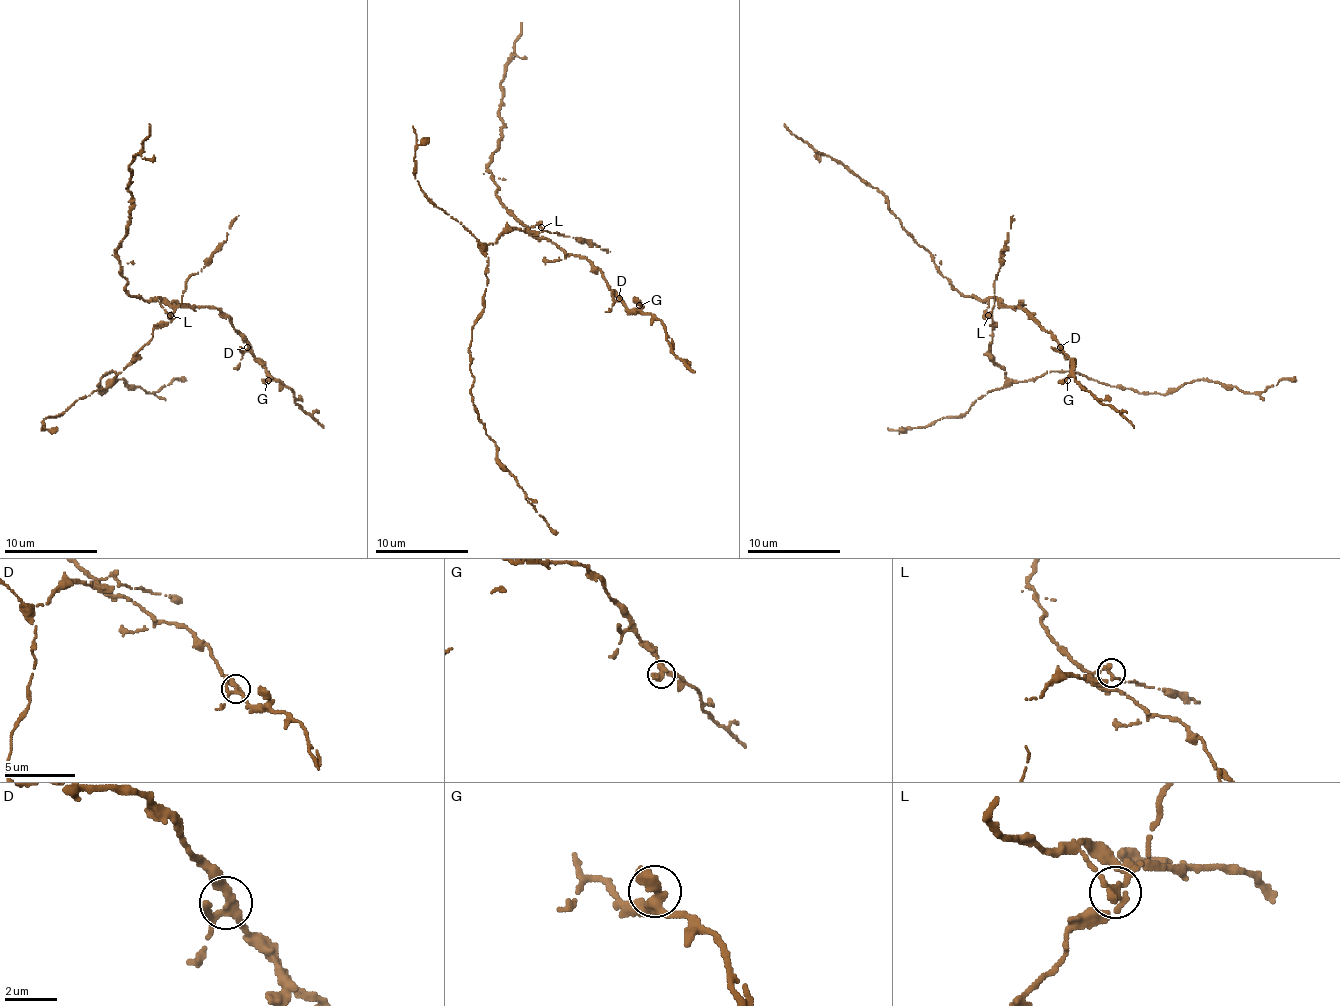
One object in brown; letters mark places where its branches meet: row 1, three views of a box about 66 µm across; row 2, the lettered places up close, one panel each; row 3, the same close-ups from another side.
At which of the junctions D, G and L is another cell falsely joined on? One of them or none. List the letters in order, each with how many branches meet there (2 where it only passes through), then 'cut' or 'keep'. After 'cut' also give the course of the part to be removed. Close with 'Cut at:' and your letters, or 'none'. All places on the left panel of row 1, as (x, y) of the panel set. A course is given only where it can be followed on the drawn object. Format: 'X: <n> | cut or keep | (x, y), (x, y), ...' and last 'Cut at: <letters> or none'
D: 4 | keep
G: 2 | keep
L: 2 | cut | (170, 314), (117, 382), (115, 370), (101, 380), (98, 393), (115, 380), (152, 393), (187, 380)
Cut at: L

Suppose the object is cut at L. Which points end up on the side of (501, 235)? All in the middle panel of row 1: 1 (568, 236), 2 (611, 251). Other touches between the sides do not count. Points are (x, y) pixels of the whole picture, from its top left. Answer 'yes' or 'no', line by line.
1: yes
2: yes

